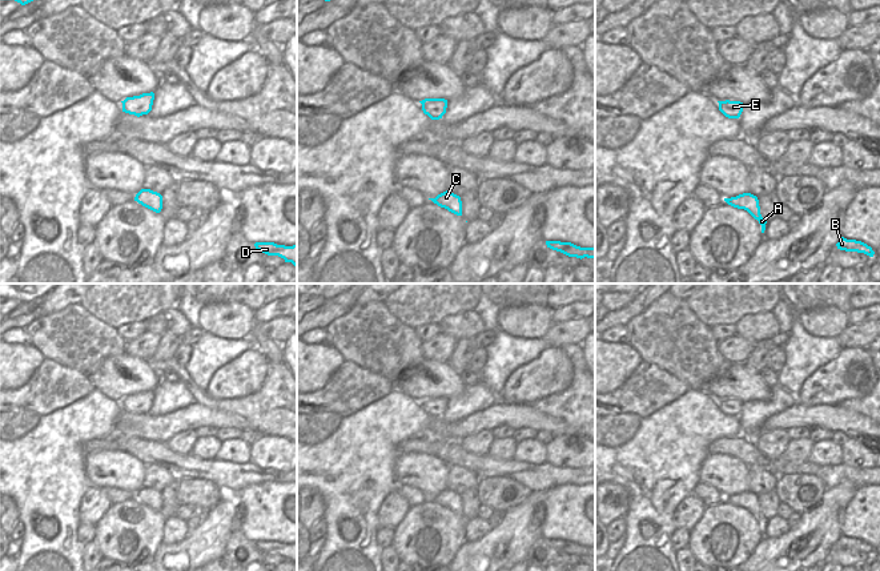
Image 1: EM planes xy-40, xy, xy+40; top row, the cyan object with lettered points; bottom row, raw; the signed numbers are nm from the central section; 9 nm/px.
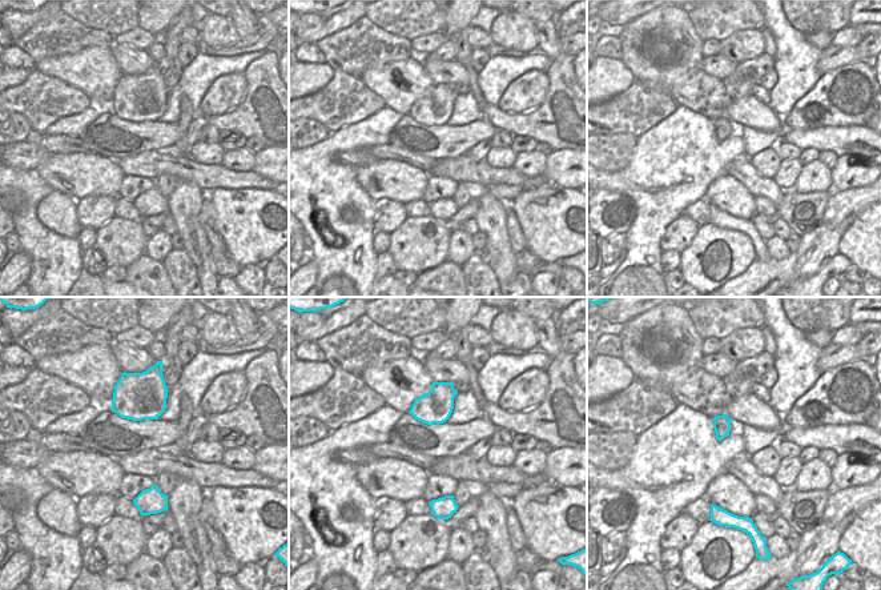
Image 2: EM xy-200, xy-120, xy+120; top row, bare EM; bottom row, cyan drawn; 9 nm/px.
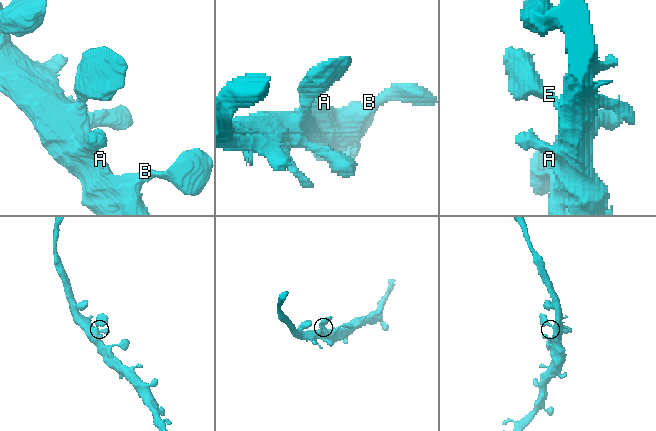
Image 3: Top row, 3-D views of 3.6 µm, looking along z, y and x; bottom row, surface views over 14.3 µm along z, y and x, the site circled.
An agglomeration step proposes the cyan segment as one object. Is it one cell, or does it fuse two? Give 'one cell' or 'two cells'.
one cell

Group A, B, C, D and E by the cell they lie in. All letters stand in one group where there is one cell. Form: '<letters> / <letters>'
A B C D E

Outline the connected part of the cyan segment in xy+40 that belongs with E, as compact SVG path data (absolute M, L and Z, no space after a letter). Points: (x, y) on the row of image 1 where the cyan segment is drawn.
M718 101L719 110L728 118L739 118L743 112L743 102L740 101Z

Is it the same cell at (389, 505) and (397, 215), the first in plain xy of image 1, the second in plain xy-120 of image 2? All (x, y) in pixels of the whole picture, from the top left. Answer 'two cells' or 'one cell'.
one cell

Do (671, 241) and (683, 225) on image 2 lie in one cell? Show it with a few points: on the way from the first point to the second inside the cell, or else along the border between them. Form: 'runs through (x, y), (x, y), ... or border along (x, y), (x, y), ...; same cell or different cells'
runs through (675, 237), (683, 229); same cell

